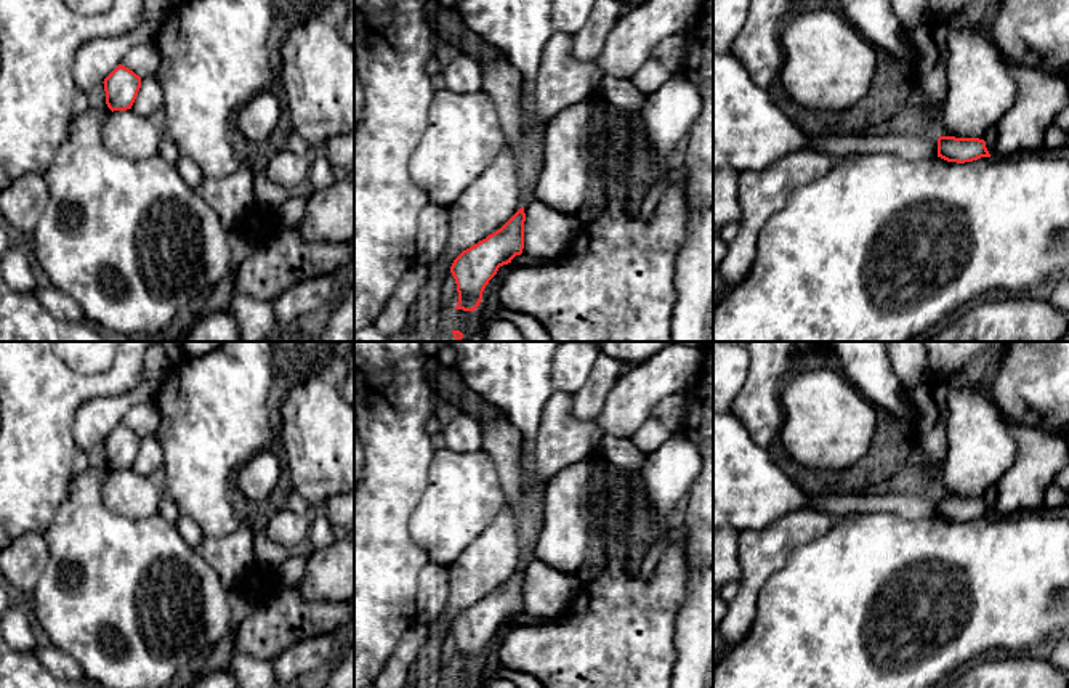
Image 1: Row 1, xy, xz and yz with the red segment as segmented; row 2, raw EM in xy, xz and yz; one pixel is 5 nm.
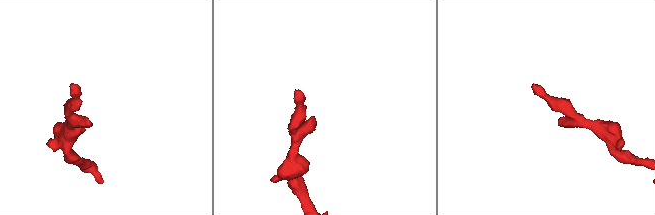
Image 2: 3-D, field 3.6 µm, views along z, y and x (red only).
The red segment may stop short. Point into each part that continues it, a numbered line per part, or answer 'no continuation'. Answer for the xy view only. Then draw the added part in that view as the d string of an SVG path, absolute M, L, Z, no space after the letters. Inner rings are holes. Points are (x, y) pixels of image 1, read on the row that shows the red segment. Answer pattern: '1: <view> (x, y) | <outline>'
no continuation

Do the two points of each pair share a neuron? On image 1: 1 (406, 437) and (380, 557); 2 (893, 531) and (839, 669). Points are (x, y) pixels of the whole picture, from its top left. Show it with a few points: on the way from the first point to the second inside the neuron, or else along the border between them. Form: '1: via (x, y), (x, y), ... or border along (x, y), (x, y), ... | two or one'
1: via (395, 467), (391, 486), (380, 505), (380, 526) | one
2: via (893, 565), (845, 635) | one

